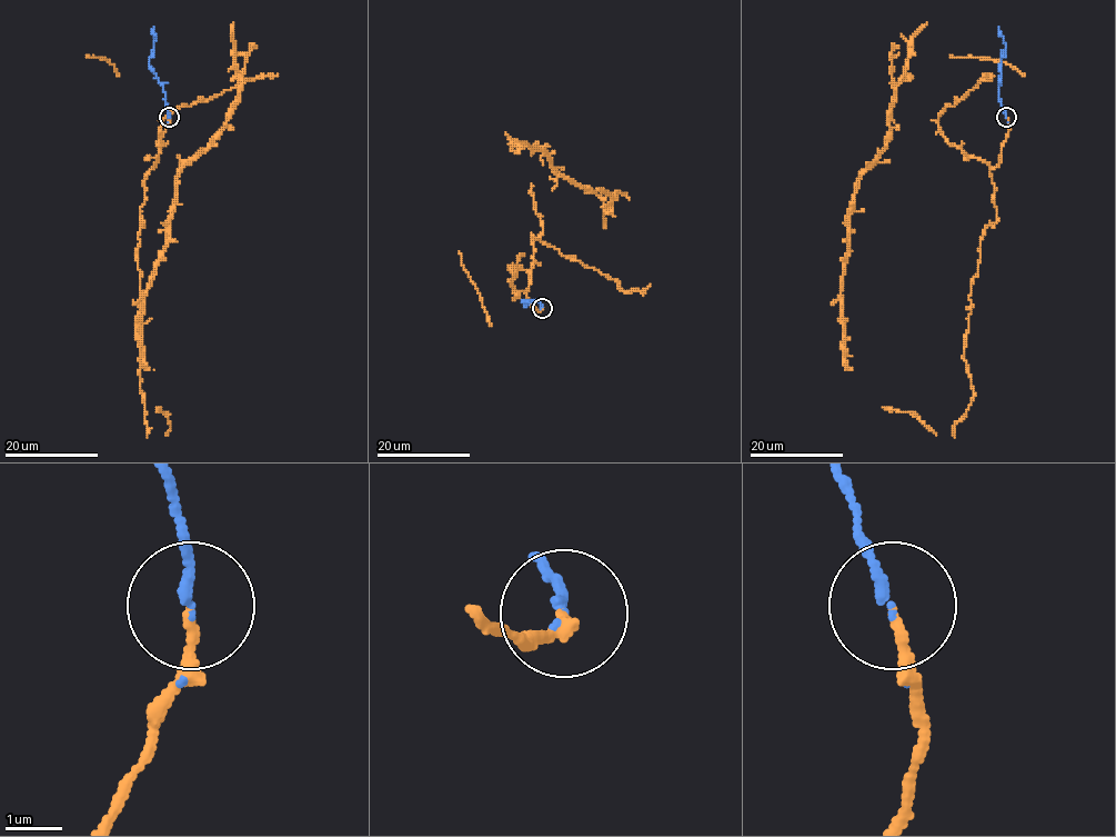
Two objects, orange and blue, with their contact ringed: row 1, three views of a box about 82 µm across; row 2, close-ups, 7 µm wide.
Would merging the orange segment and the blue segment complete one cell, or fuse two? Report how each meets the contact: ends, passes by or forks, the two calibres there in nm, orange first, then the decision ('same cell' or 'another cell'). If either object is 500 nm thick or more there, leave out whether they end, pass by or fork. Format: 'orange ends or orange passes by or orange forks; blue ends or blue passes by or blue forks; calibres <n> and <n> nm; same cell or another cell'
orange ends; blue passes by; calibres 150 and 130 nm; same cell

